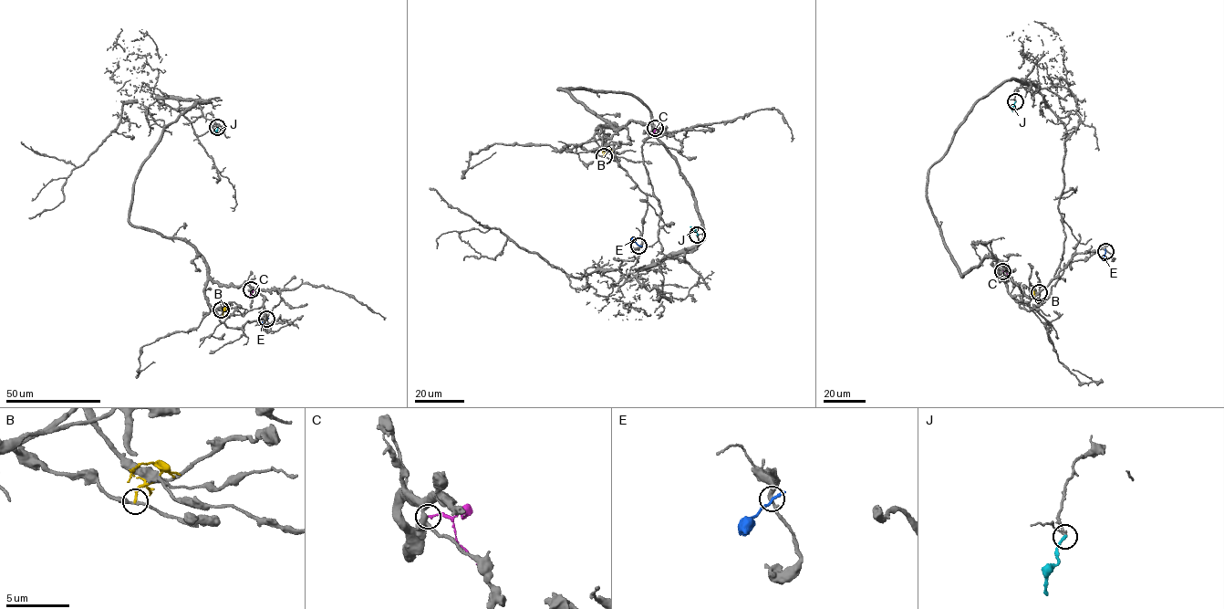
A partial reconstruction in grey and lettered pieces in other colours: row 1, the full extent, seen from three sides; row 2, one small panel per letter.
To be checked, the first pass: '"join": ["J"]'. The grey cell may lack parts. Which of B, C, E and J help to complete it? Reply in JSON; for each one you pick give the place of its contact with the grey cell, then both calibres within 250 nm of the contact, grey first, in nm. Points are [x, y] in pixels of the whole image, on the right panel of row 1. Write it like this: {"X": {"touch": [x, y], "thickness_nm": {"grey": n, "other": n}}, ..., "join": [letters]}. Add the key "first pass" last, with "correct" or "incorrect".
{"J": {"touch": [1015, 101], "thickness_nm": {"grey": 160, "other": 180}}, "join": ["J"], "first pass": "correct"}

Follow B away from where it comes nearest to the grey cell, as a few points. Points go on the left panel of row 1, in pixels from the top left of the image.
B: (221, 309), (223, 308), (223, 319)

